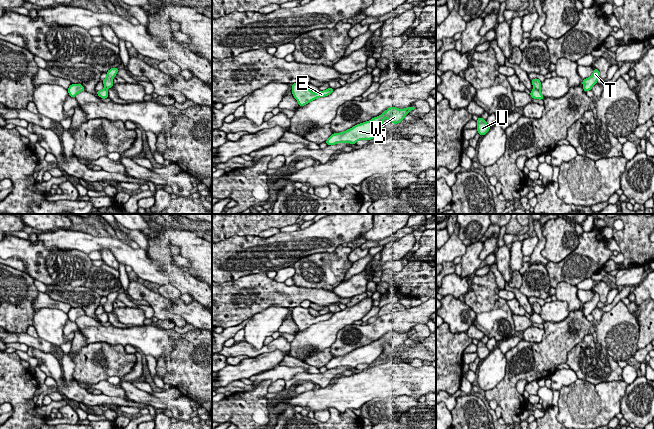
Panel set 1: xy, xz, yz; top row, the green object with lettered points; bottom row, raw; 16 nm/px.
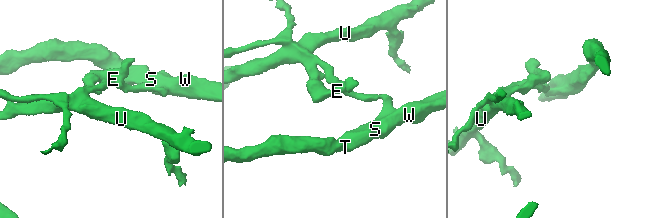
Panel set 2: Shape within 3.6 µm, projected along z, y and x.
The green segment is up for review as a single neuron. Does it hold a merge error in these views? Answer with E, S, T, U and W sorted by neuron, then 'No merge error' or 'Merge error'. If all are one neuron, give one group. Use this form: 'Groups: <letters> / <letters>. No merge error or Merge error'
Groups: E U / S T W. Merge error

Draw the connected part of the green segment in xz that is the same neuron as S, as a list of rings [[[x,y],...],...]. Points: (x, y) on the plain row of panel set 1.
[[[390,331],[381,339],[374,341],[369,345],[357,348],[344,356],[332,358],[326,364],[326,368],[328,370],[338,367],[356,368],[357,365],[363,363],[369,365],[381,355],[384,350],[383,344],[385,342],[387,342],[391,347],[398,348],[404,344],[404,341],[408,339],[411,334],[414,333],[414,331],[407,331],[404,333]]]

